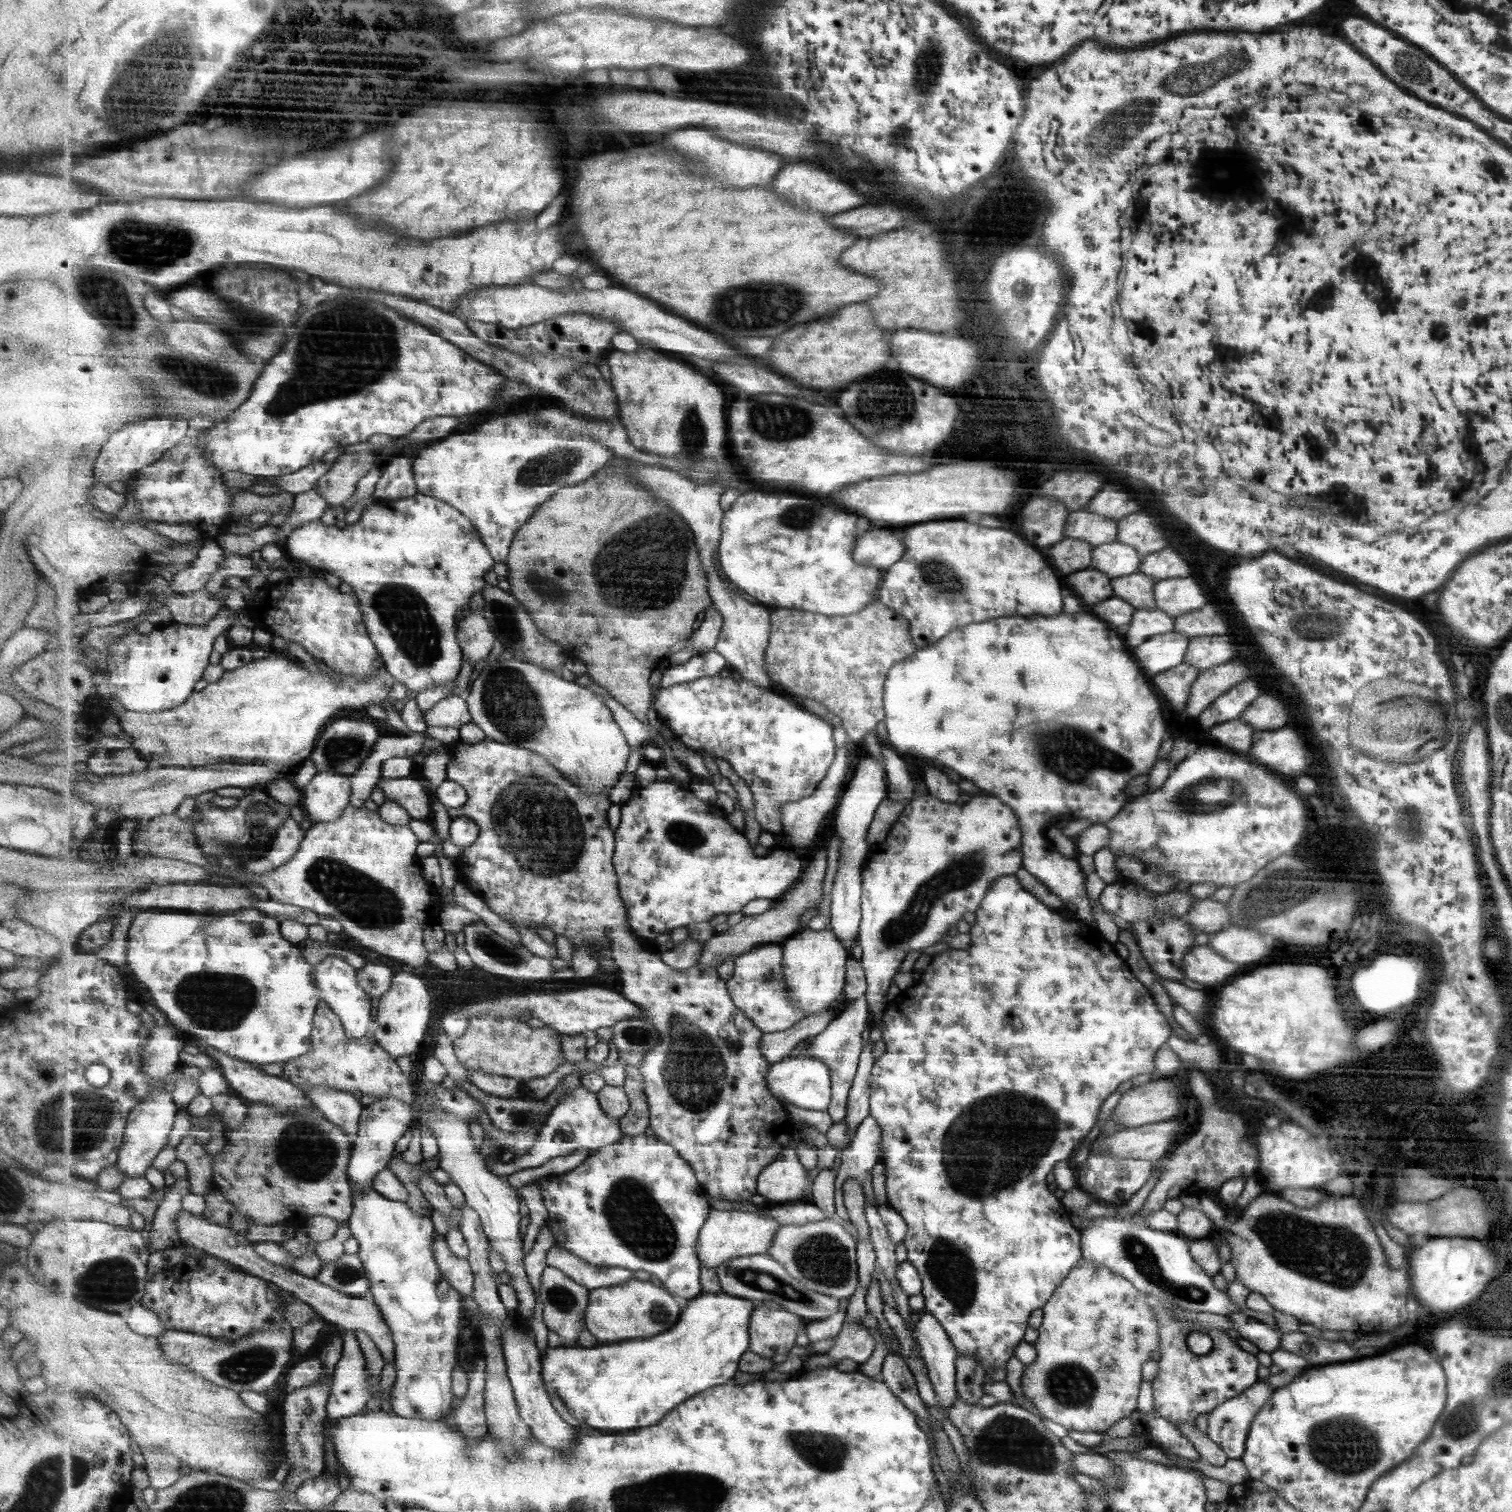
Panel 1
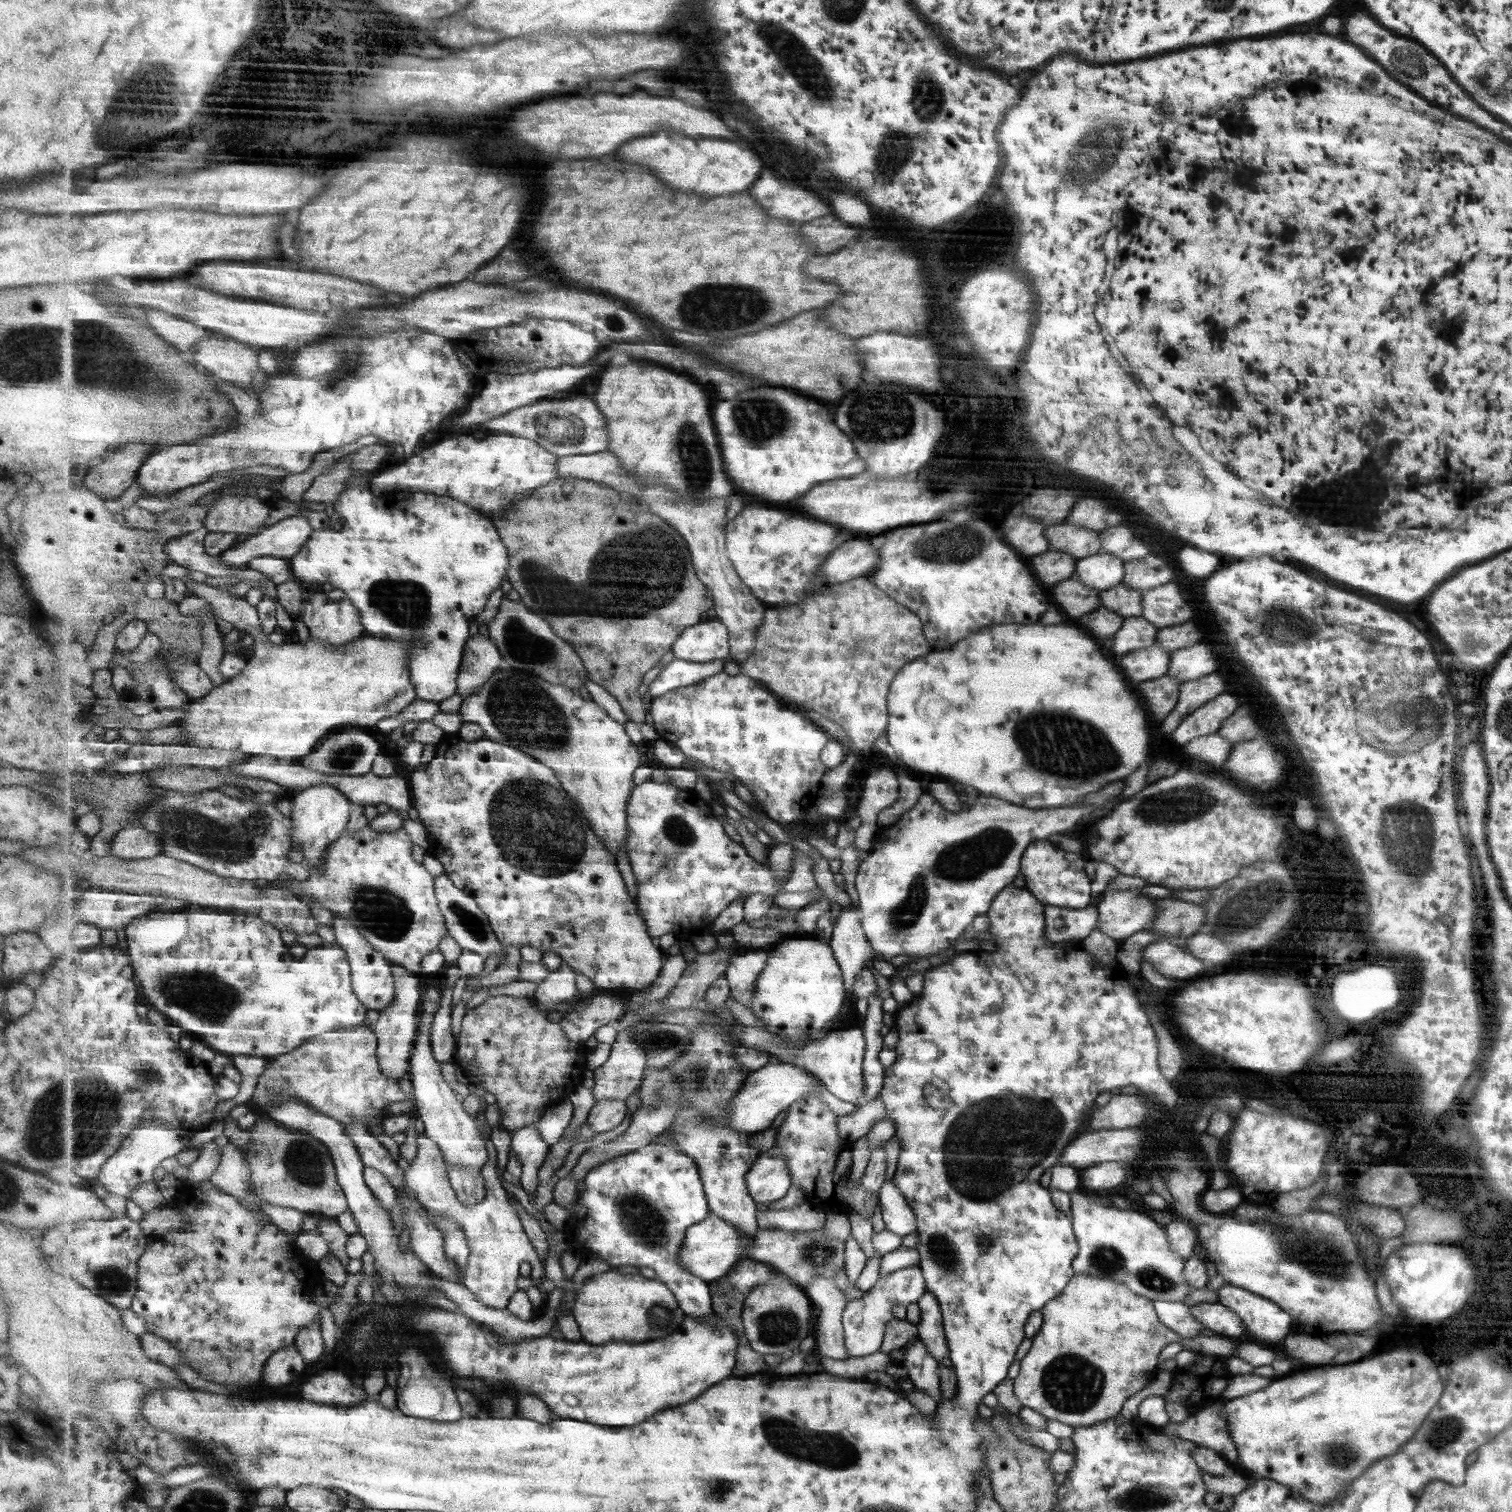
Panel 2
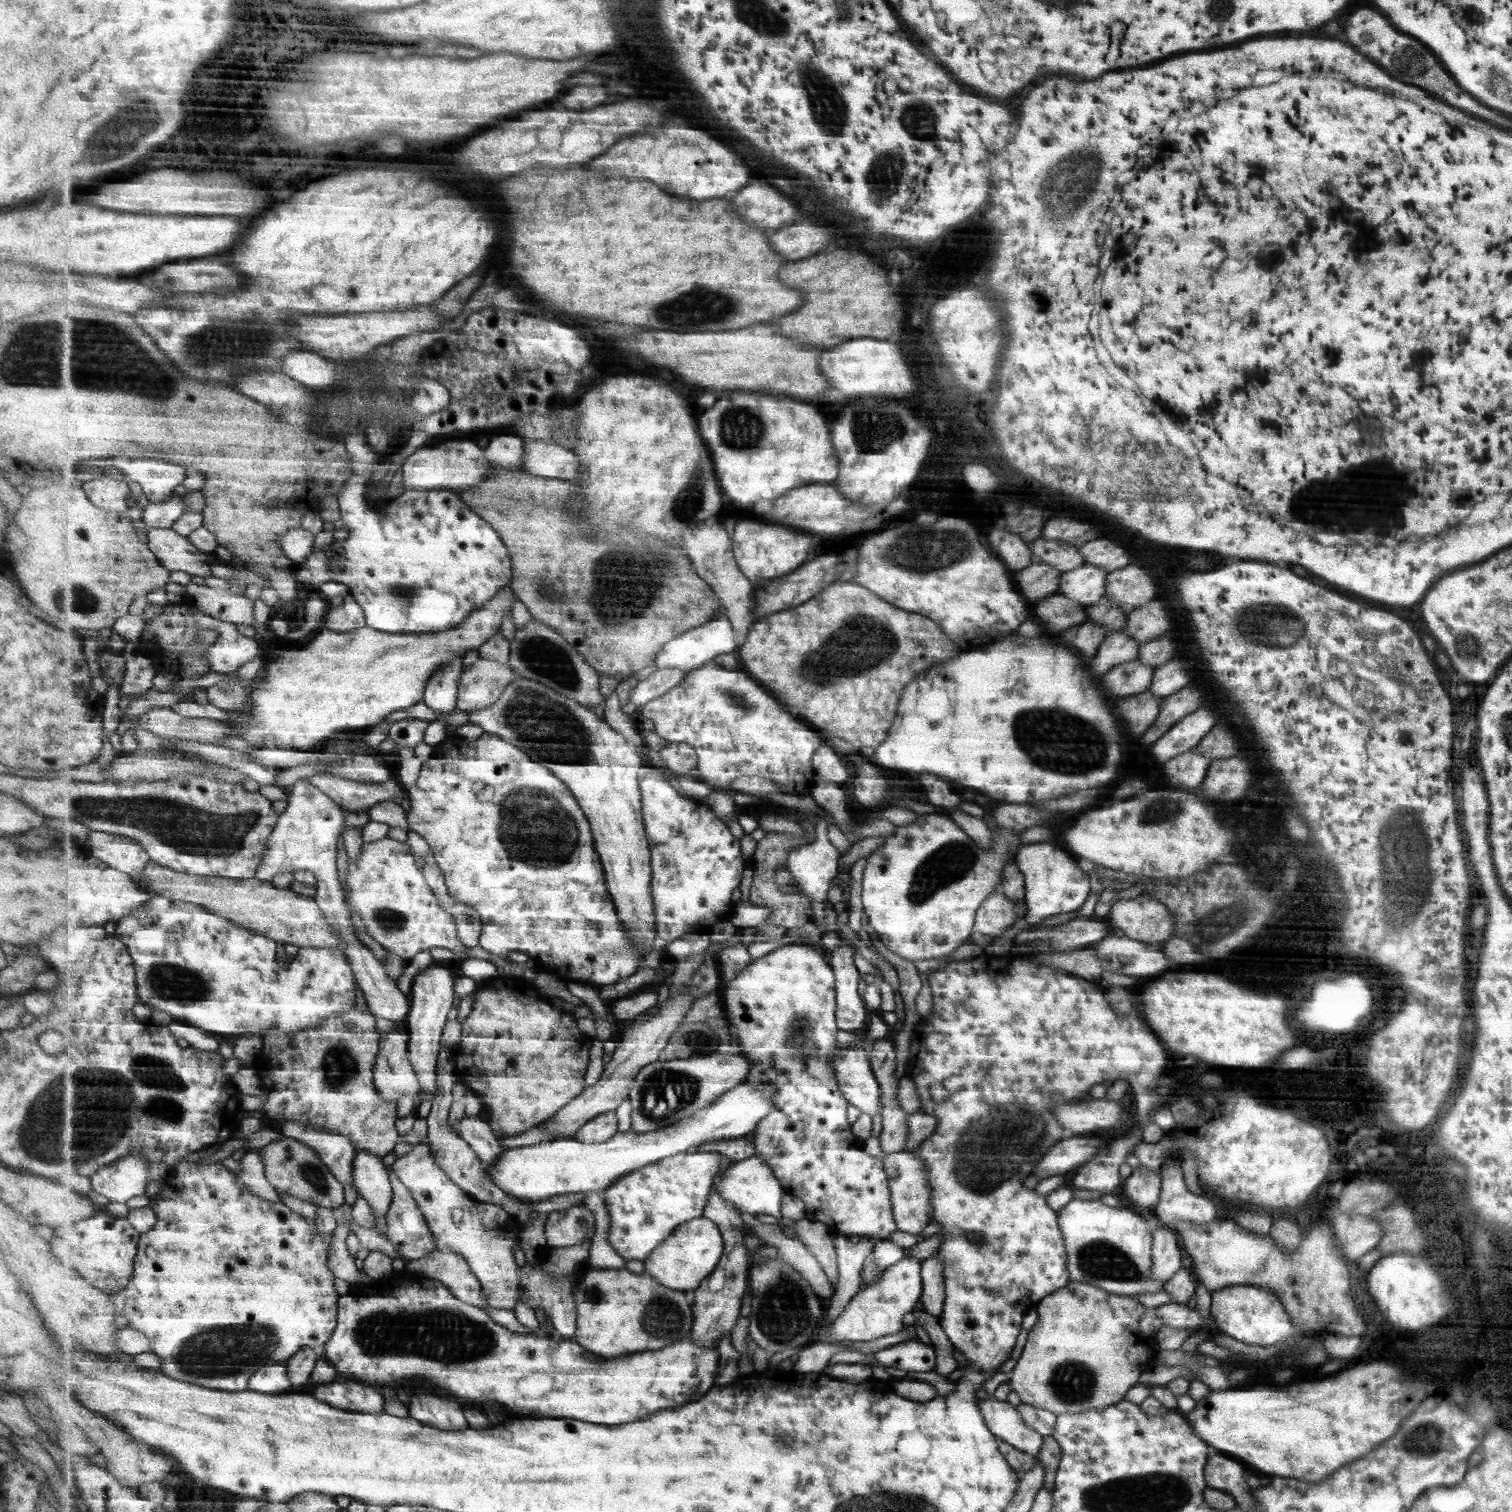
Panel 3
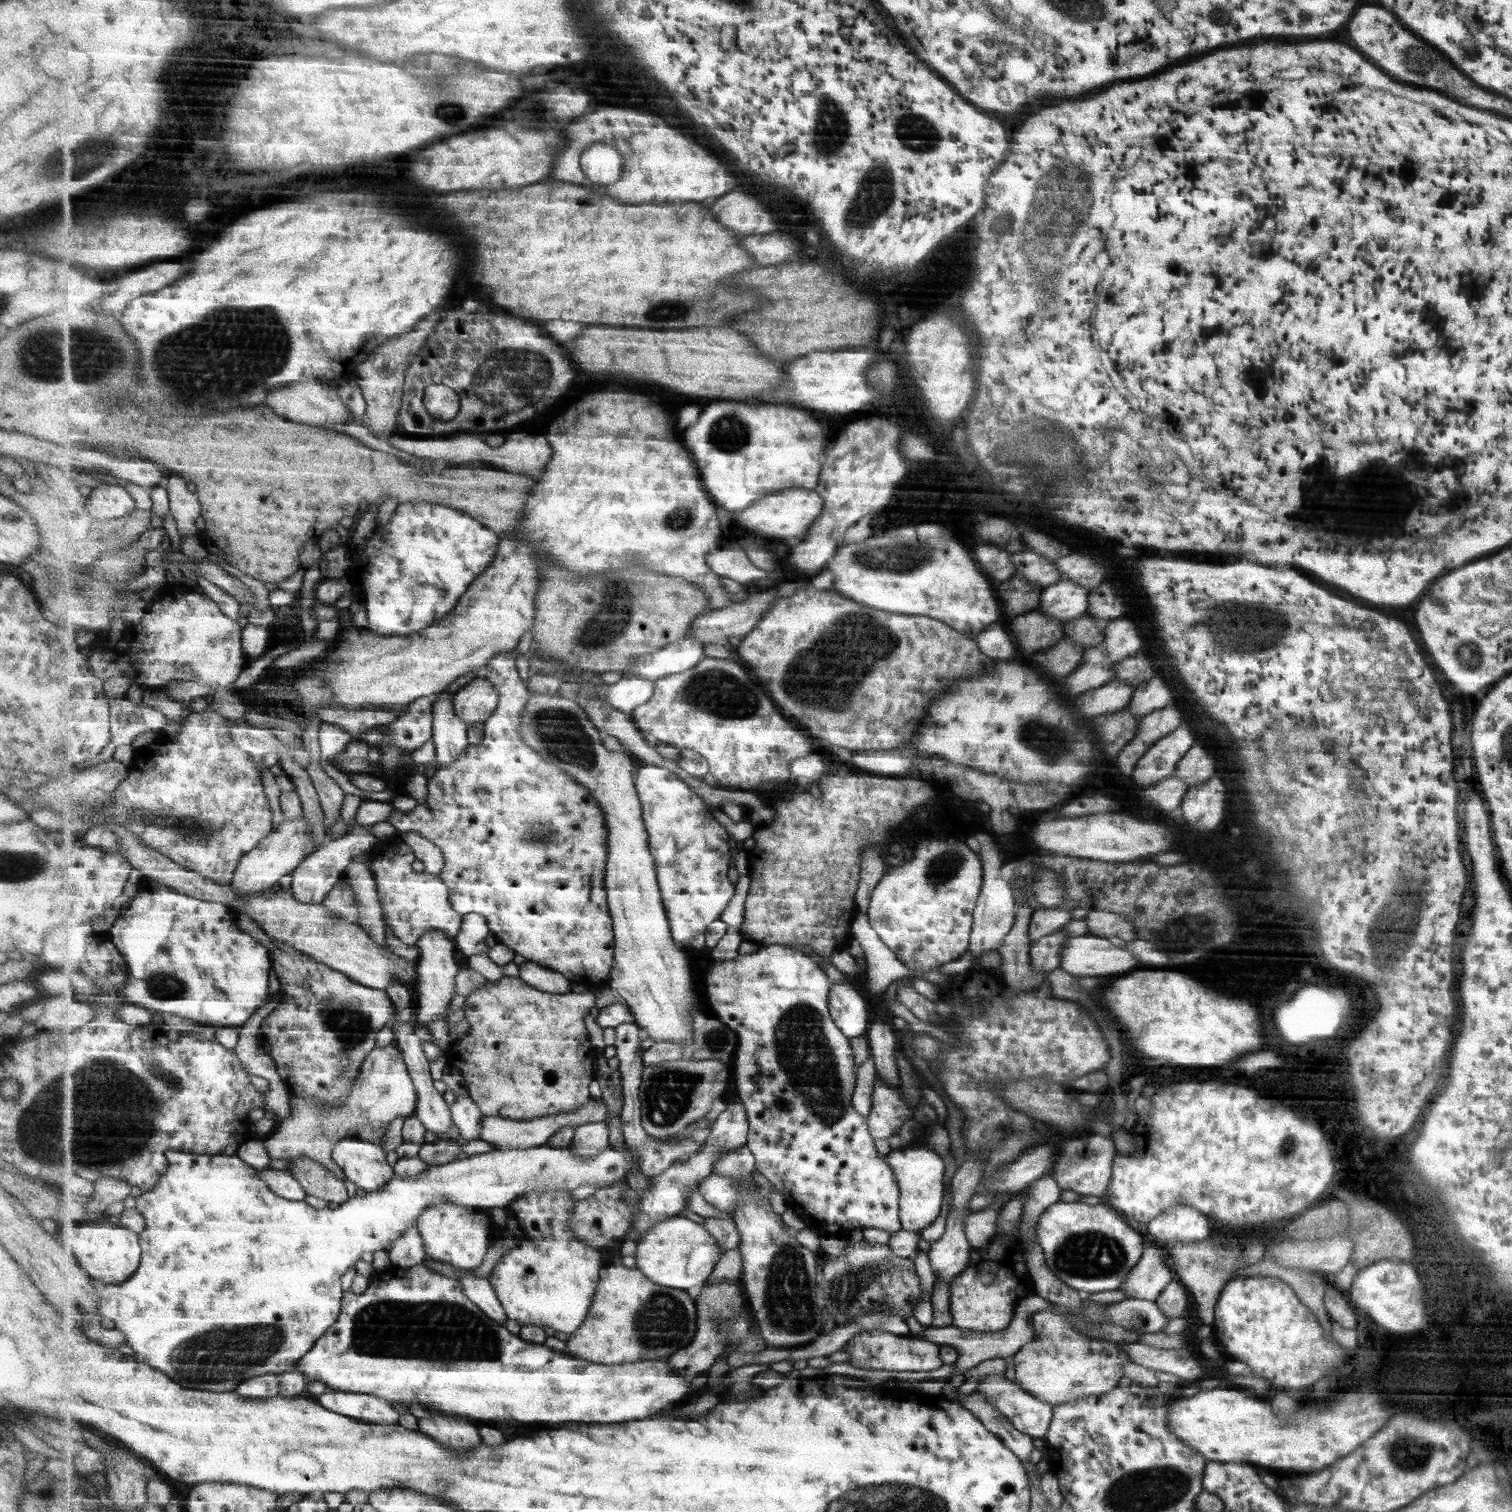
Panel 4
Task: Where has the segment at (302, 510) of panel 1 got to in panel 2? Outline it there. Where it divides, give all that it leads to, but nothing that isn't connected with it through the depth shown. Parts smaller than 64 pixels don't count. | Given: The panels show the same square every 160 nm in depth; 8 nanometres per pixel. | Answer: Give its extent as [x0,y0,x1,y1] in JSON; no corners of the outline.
[219,512,314,568]

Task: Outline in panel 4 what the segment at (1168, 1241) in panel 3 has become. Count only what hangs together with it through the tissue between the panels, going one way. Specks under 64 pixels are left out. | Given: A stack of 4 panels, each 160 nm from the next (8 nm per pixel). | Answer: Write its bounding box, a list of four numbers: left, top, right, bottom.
[1118,1244,1173,1302]

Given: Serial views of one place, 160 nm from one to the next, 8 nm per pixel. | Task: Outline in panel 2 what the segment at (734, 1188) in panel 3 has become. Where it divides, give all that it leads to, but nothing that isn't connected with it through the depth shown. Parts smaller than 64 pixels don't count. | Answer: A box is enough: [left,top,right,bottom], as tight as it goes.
[747,1146,793,1205]

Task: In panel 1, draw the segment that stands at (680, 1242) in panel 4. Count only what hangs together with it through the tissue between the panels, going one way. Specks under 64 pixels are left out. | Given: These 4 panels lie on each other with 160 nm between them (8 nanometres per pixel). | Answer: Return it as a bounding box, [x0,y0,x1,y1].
[696,1209,781,1270]

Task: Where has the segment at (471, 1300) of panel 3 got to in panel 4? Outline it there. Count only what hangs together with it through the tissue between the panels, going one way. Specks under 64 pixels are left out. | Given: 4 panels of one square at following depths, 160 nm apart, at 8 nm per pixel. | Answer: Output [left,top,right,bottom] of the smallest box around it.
[459,1275,508,1326]

